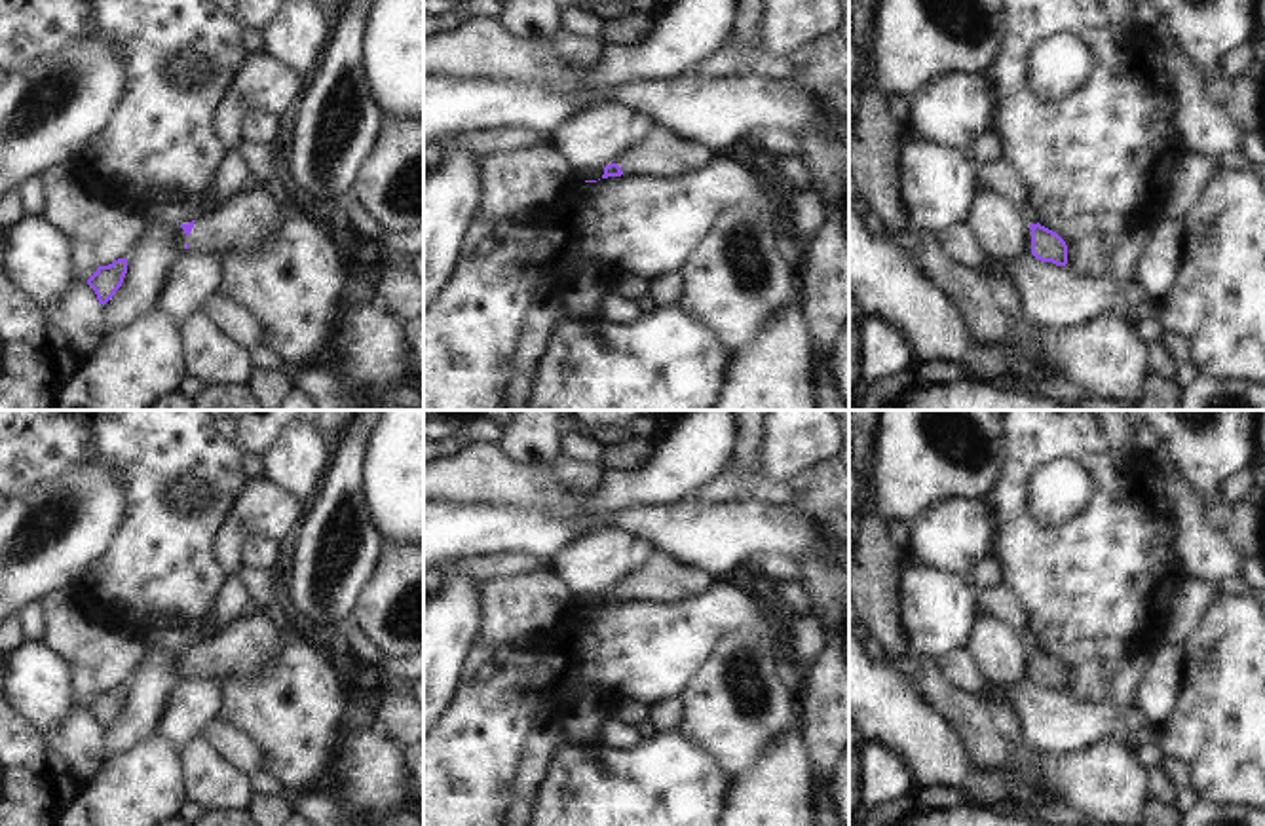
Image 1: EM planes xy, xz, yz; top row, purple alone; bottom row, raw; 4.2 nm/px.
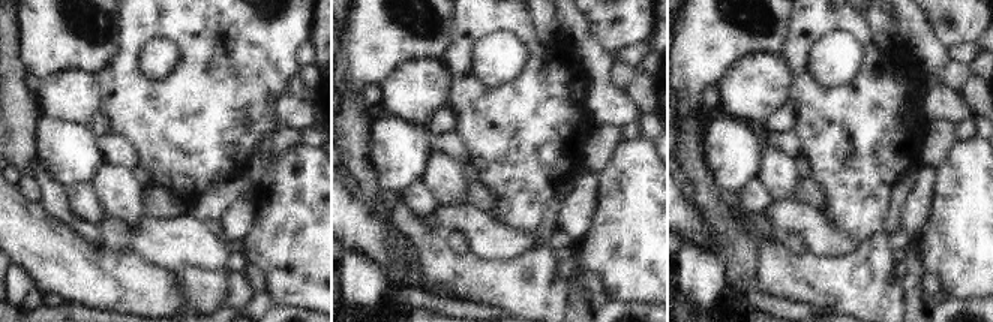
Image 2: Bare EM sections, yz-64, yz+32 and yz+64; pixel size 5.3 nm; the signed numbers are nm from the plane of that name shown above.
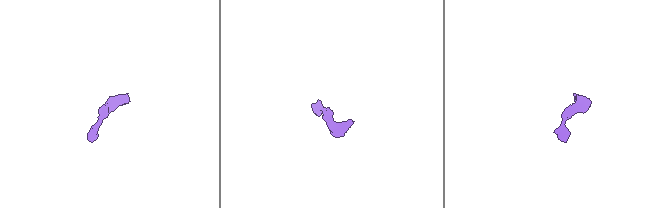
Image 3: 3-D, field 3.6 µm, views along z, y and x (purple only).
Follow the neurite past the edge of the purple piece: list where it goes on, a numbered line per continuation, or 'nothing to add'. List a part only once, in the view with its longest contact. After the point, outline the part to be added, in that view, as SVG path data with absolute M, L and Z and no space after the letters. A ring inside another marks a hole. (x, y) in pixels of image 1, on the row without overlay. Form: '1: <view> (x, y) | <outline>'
1: xy (247, 646) | M264 613L243 615L196 644L188 670L205 680L262 674L281 648L281 632Z

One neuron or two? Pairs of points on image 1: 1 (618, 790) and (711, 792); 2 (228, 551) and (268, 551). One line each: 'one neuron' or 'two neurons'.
1: one neuron
2: two neurons

